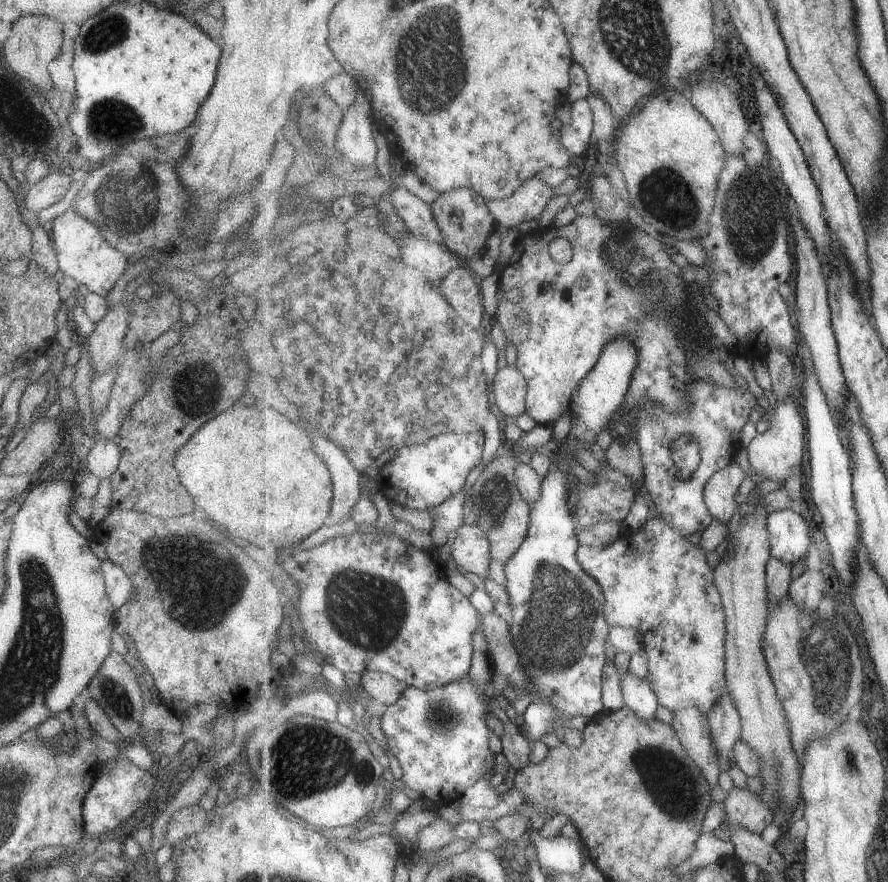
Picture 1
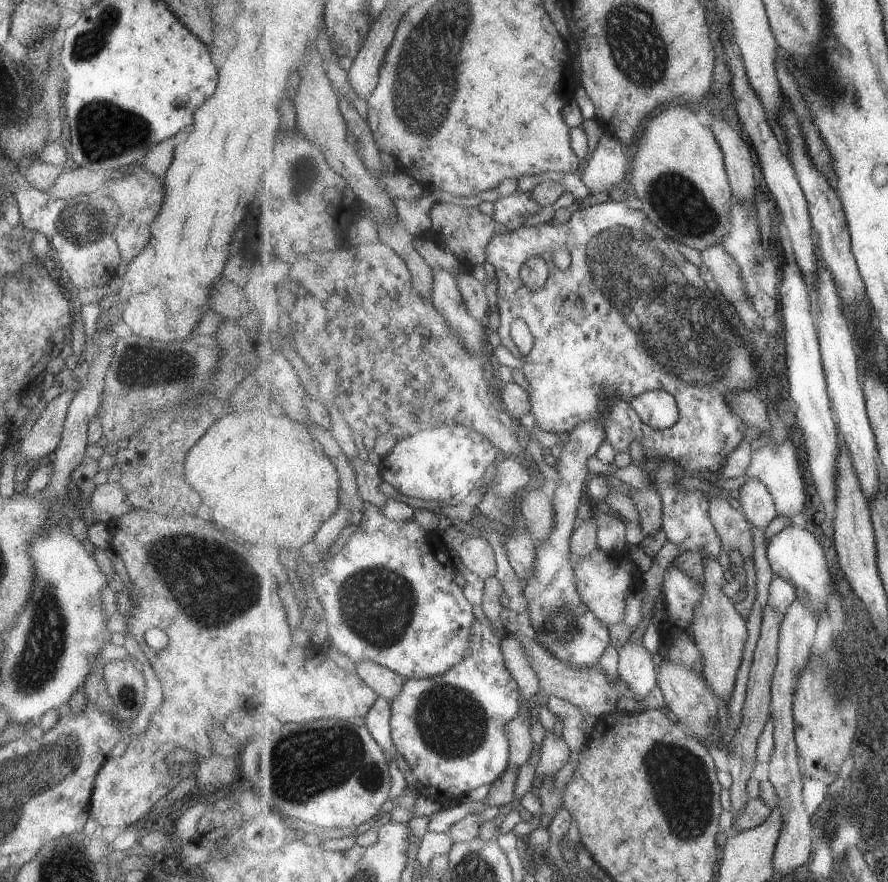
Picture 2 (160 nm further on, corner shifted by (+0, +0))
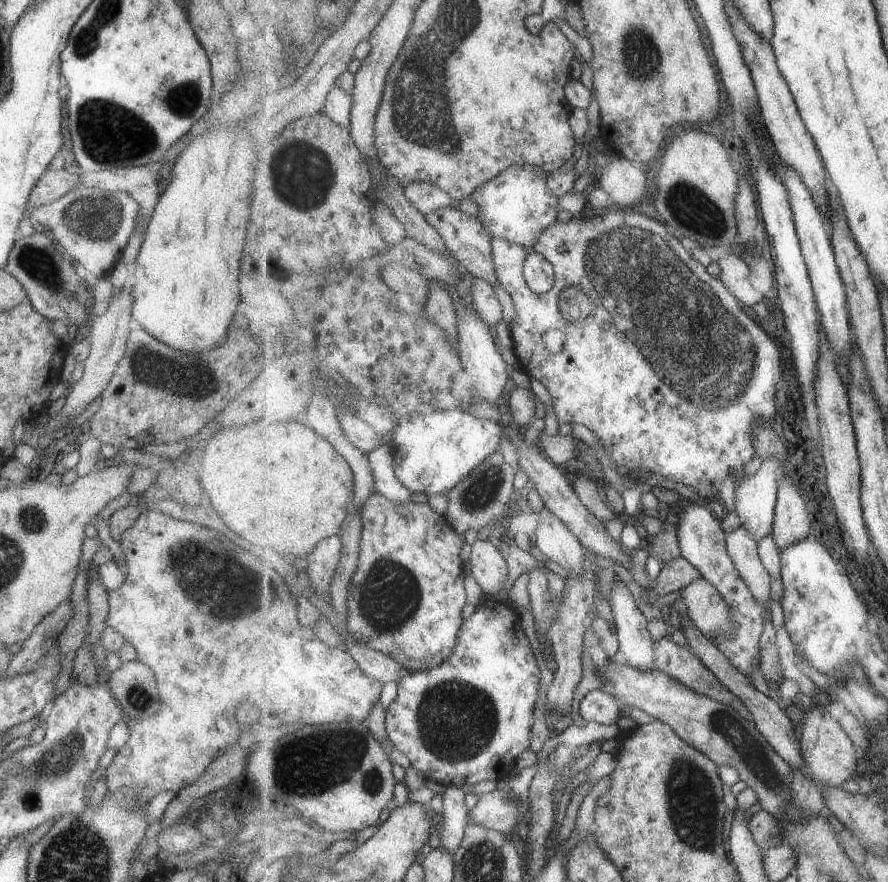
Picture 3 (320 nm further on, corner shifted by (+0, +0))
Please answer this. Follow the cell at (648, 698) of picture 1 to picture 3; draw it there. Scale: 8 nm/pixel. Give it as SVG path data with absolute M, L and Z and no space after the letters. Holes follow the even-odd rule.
M619 579L618 583L614 586L610 594L610 603L612 604L616 627L618 628L618 638L620 640L618 657L631 667L655 669L655 642L651 639L649 621L643 616L643 612L639 610L639 604L637 604L637 600L635 600L635 596L629 590L625 580Z

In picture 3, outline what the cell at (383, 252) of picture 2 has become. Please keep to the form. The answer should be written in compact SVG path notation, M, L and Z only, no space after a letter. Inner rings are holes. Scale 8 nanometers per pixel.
M393 263L383 268L381 276L393 290L397 290L398 293L407 292L409 296L413 296L419 302L419 306L428 301L430 282L420 272Z

